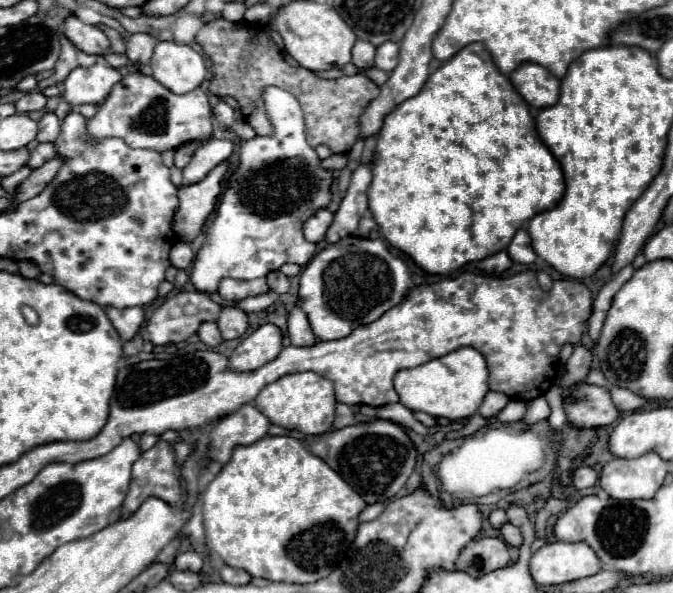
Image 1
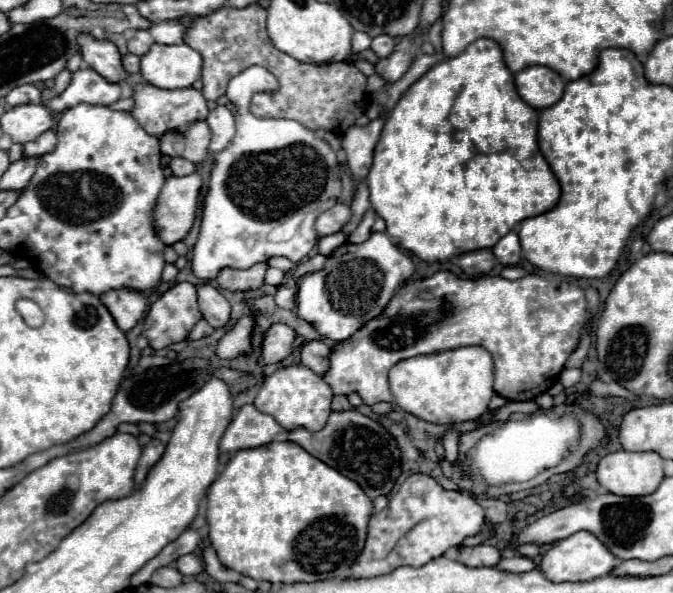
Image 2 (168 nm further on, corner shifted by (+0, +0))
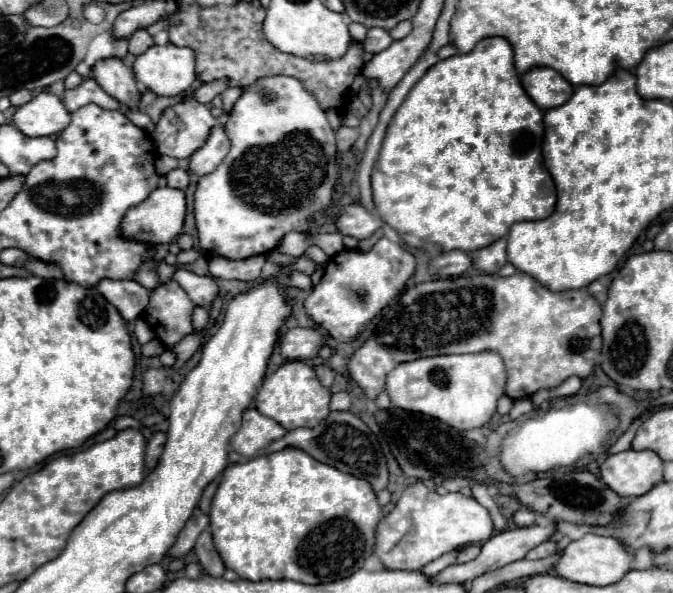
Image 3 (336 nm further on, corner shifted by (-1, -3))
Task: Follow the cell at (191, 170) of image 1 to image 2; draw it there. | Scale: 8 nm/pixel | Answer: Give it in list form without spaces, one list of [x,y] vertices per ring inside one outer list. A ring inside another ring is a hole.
[[[195,121],[183,133],[165,133],[160,139],[160,146],[165,155],[179,155],[191,163],[199,163],[209,155],[209,141],[211,131],[207,127],[207,121]]]

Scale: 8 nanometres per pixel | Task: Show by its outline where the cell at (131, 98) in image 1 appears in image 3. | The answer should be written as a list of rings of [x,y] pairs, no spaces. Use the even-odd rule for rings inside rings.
[[[216,80],[216,82],[202,84],[200,88],[196,88],[196,90],[190,94],[190,98],[194,98],[194,100],[200,102],[200,104],[208,104],[208,102],[212,102],[214,96],[222,94],[226,88],[228,88],[228,82],[220,82],[220,80]]]

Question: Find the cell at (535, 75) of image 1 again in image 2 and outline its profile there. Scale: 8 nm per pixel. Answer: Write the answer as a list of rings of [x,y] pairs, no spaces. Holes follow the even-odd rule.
[[[531,65],[515,73],[515,85],[519,95],[535,109],[555,105],[563,97],[563,79],[559,73],[543,65]]]

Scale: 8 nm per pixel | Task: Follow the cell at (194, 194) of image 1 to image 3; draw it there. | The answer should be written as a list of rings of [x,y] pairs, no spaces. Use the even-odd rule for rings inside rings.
[[[170,186],[156,188],[142,204],[128,210],[128,214],[122,220],[122,232],[126,238],[132,238],[132,240],[142,240],[142,242],[150,242],[150,244],[170,244],[170,242],[174,242],[174,238],[178,238],[182,234],[184,216],[186,216],[184,190],[170,188]]]

